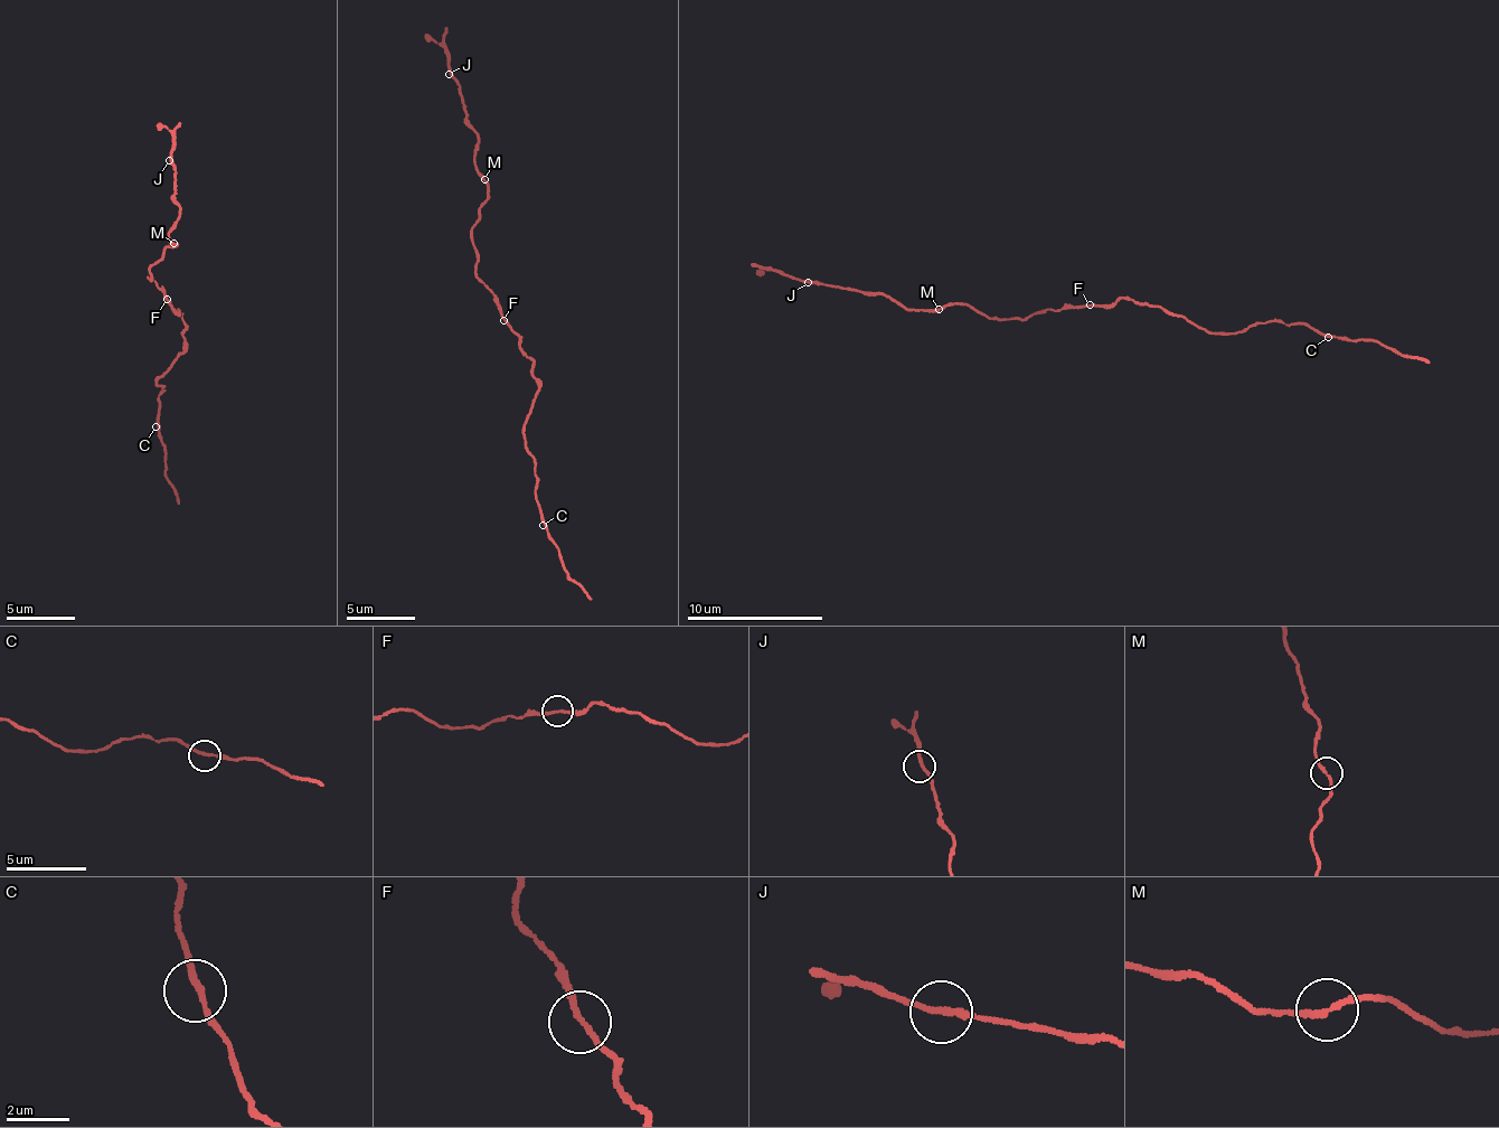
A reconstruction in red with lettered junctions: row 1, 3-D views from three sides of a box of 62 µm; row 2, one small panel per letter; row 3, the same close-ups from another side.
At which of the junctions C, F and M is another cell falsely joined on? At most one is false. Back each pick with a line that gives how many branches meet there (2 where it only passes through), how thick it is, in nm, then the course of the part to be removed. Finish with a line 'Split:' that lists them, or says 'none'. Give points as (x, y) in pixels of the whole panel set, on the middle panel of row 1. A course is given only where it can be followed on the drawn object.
Split: none

